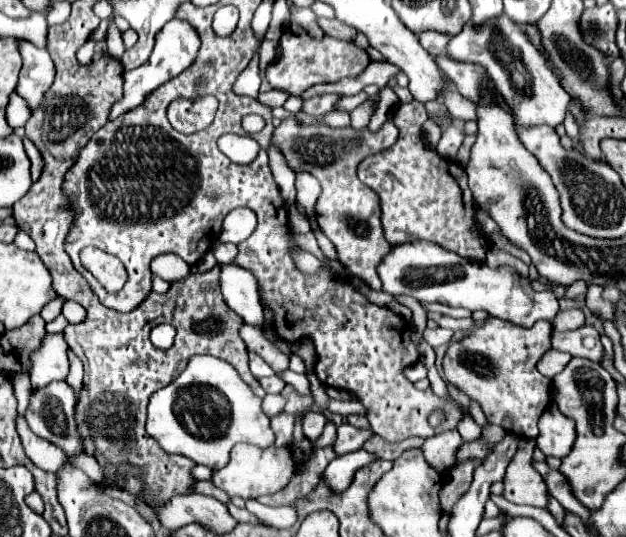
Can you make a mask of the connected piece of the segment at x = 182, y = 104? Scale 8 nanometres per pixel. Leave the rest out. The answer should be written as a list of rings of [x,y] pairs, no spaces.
[[[198,97],[198,99],[174,99],[167,109],[170,125],[180,133],[196,133],[206,129],[216,115],[218,99],[216,97]]]

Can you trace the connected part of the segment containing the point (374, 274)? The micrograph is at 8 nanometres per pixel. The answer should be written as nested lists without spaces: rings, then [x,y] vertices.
[[[296,117],[282,119],[280,127],[276,127],[272,135],[272,145],[280,149],[294,173],[306,171],[320,181],[322,193],[316,201],[318,227],[338,249],[340,263],[348,267],[352,275],[368,283],[374,291],[380,291],[380,277],[376,267],[390,253],[392,247],[388,245],[388,241],[384,241],[378,197],[356,177],[356,167],[368,155],[390,149],[396,143],[396,137],[398,129],[390,121],[384,123],[378,131],[370,131],[368,127],[356,131],[354,127],[332,129],[322,123],[304,125]]]

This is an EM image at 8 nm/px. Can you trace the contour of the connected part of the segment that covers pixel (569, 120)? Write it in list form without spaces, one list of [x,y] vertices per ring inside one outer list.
[[[568,111],[566,113],[566,119],[564,119],[564,127],[566,127],[566,133],[572,137],[572,141],[576,143],[576,149],[580,149],[582,151],[582,145],[578,143],[578,129],[580,129],[580,125],[578,125],[578,121],[574,119],[574,115]]]

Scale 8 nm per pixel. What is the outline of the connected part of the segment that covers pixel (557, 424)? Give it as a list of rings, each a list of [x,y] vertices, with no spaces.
[[[548,405],[548,409],[542,413],[538,421],[540,435],[536,439],[538,449],[544,455],[552,457],[566,457],[574,445],[576,439],[576,427],[572,425],[572,419],[564,417],[556,405]]]

